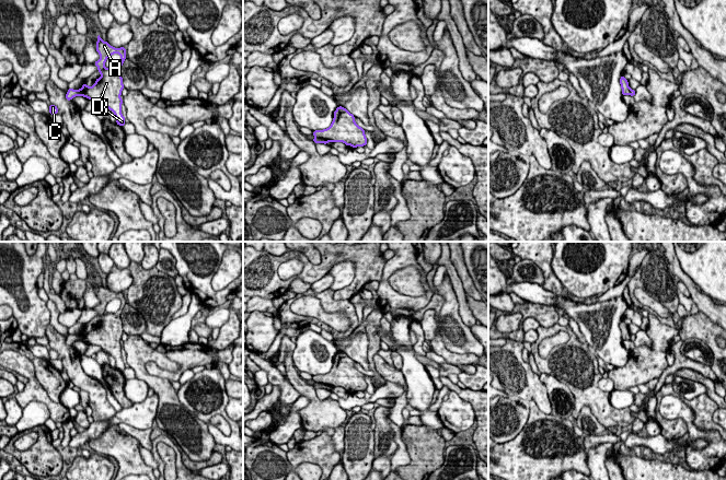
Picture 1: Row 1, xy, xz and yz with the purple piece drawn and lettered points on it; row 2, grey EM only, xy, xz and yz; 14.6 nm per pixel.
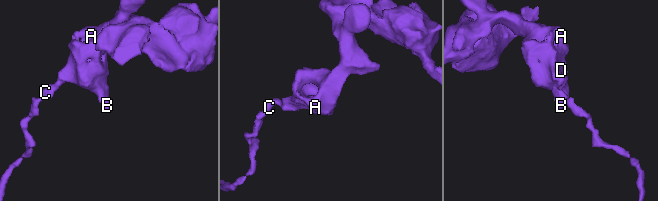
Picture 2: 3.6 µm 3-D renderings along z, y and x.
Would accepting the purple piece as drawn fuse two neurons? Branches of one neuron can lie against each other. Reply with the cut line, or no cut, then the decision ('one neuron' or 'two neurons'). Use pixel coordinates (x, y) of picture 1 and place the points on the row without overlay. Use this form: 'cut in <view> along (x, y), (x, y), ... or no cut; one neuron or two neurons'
cut in xz along (315, 382), (329, 385); two neurons

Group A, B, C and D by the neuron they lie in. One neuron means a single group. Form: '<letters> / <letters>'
A B D / C

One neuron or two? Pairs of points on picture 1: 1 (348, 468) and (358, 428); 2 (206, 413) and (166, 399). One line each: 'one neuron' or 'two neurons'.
1: one neuron
2: two neurons

